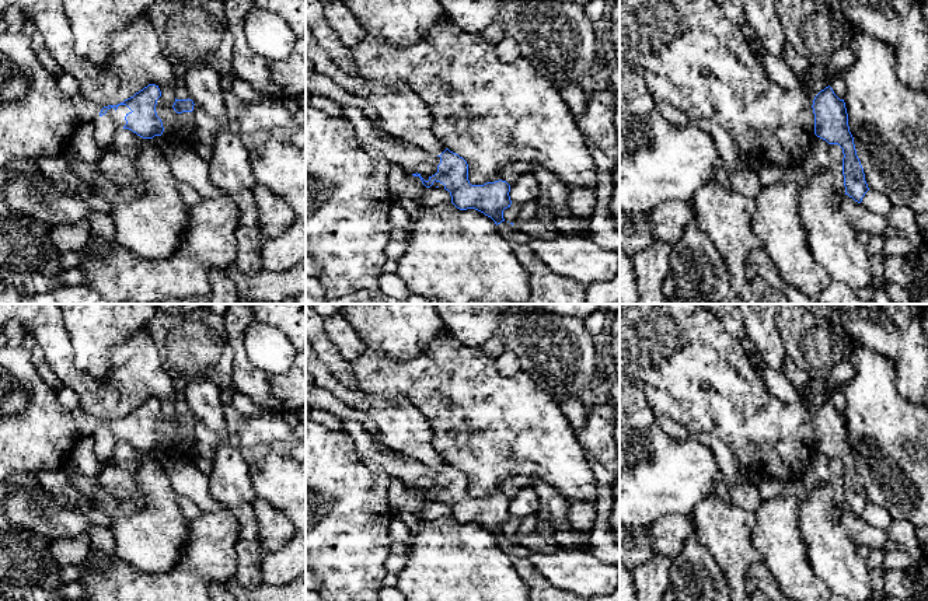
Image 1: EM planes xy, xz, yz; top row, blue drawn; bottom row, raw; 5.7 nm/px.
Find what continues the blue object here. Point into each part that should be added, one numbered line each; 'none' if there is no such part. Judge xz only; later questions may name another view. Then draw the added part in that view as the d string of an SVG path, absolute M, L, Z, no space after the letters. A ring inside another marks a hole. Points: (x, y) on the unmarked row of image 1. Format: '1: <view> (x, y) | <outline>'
1: xz (411, 472) | M341 420L341 424L342 431L353 438L359 457L371 469L401 481L408 489L418 486L425 495L437 486L440 471L405 455L393 455L390 450L380 447L360 422Z

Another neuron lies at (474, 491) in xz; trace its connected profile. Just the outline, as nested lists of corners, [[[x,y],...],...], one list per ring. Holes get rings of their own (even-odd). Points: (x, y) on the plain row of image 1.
[[[444,329],[423,352],[408,360],[388,359],[380,349],[367,346],[352,363],[352,370],[362,391],[390,402],[405,398],[423,415],[433,429],[435,448],[446,458],[446,462],[467,475],[471,499],[499,495],[499,485],[506,478],[517,475],[543,479],[568,503],[599,499],[587,457],[558,402],[521,368],[514,375],[500,375],[496,359],[484,356],[482,346],[467,346]]]

